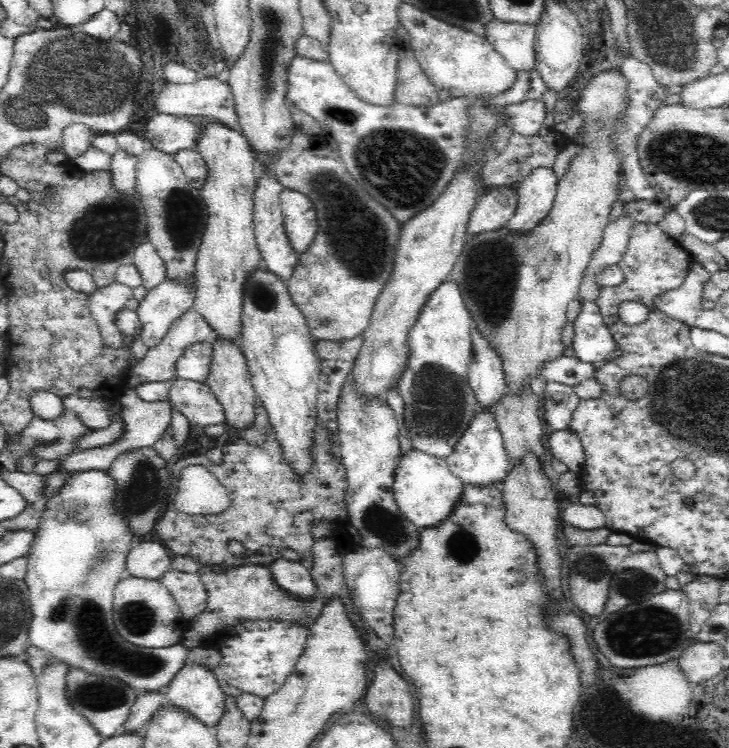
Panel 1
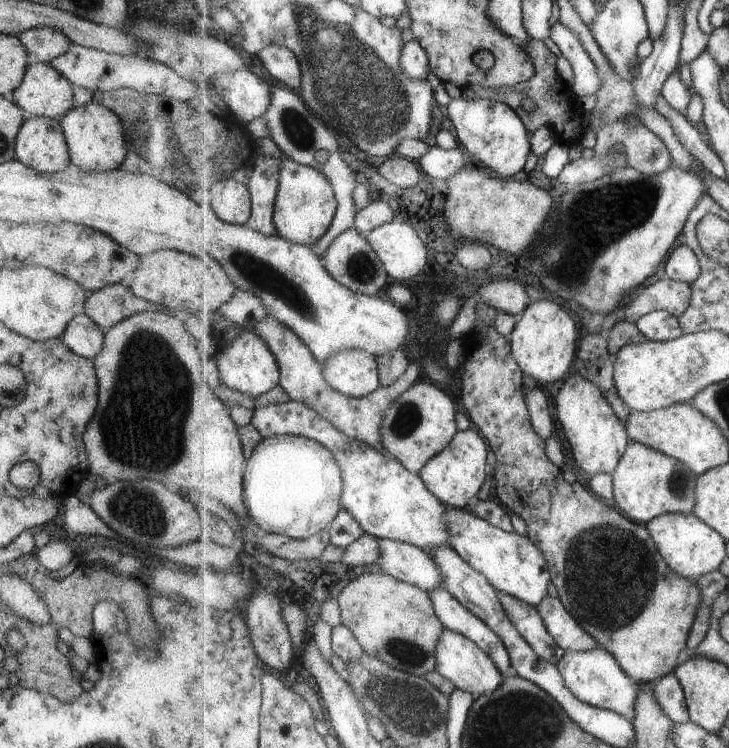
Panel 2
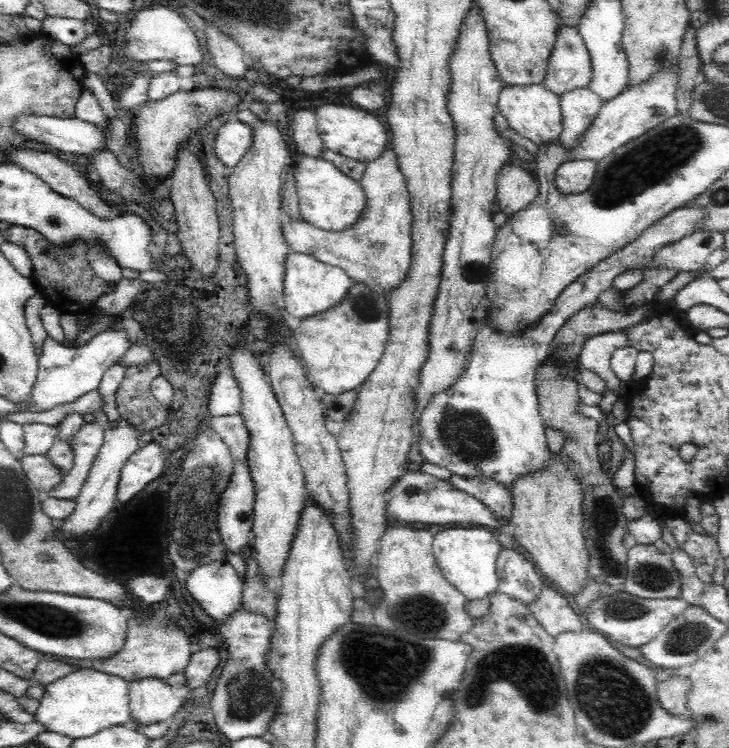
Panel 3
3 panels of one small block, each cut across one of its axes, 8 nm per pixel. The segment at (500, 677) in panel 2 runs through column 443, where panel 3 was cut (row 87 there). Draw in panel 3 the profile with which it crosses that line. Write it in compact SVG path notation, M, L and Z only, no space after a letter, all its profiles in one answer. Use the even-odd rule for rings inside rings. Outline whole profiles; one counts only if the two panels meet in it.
M678 66L663 73L656 73L645 83L637 84L622 91L618 96L604 101L592 125L577 139L577 144L570 151L570 162L600 162L612 154L616 148L643 136L664 120L672 119L679 113L676 106L676 75Z

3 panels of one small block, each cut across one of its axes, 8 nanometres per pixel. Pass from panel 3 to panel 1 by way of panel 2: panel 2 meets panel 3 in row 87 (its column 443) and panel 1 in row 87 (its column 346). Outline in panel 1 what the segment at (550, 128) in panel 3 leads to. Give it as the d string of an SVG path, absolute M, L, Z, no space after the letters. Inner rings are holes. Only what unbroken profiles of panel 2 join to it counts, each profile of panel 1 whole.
M406 2L400 4L397 13L400 24L410 34L407 46L413 51L424 76L435 88L438 100L458 99L470 93L486 93L494 98L512 86L515 71L505 64L505 60L485 36L462 25L440 20Z

